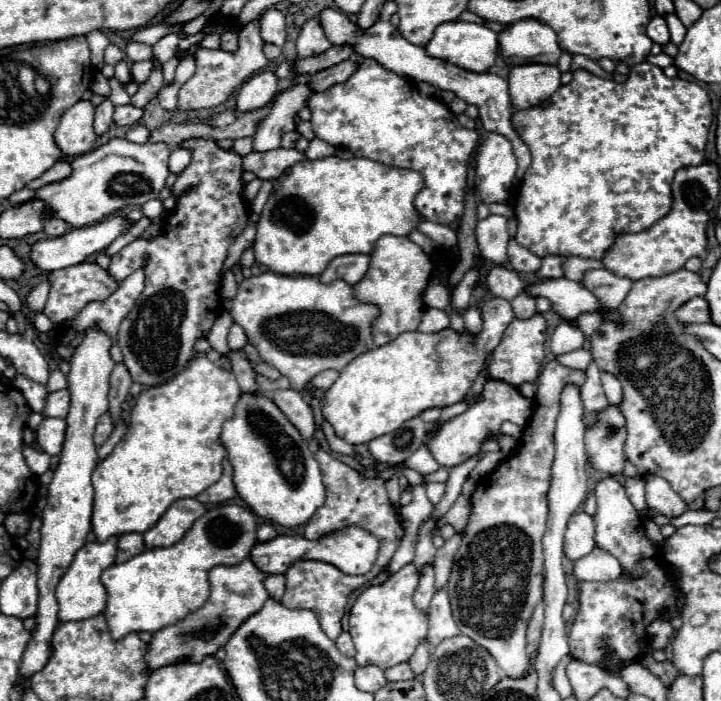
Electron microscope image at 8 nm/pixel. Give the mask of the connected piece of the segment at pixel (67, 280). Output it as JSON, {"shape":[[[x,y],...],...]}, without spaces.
{"shape":[[[79,263],[79,265],[67,267],[67,269],[53,271],[49,275],[49,281],[51,281],[51,291],[49,291],[49,299],[47,299],[43,313],[49,319],[53,319],[55,323],[73,319],[87,303],[103,301],[117,289],[117,281],[107,271],[103,271],[97,263]]]}

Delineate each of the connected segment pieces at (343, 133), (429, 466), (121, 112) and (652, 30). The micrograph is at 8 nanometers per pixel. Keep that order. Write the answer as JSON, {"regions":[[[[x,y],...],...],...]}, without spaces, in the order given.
{"regions":[[[[361,57],[357,59],[355,73],[347,81],[331,85],[321,93],[313,93],[307,105],[311,109],[311,127],[319,139],[351,149],[355,157],[373,159],[389,167],[419,171],[425,177],[425,187],[415,197],[415,207],[427,221],[451,225],[461,219],[467,191],[467,167],[471,153],[477,147],[479,135],[477,131],[461,127],[457,115],[443,101],[435,97],[423,97],[413,81],[385,69],[375,59]]],[[[421,445],[409,459],[405,459],[403,463],[399,463],[401,467],[409,467],[409,469],[415,469],[417,473],[421,475],[429,475],[429,473],[435,473],[439,469],[439,463],[433,459],[433,455],[429,453],[427,445]]],[[[121,105],[121,107],[115,107],[113,121],[117,125],[135,125],[141,121],[141,117],[143,117],[143,109],[137,109],[133,105]]],[[[655,15],[651,19],[651,23],[647,25],[647,35],[659,45],[669,43],[669,29],[667,29],[667,23],[665,23],[665,19],[661,15]]]]}

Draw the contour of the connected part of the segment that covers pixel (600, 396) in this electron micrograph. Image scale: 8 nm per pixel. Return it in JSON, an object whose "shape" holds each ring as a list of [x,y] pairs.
{"shape":[[[595,363],[589,365],[587,369],[587,379],[581,385],[581,399],[583,399],[583,407],[585,407],[585,423],[587,427],[591,427],[597,421],[597,413],[609,405],[603,387],[601,387],[601,371],[597,369]]]}

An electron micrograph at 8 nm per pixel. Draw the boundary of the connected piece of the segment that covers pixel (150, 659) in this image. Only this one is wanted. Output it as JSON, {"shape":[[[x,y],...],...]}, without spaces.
{"shape":[[[249,557],[237,565],[213,567],[209,571],[211,595],[205,601],[205,605],[189,613],[175,625],[169,625],[153,633],[151,641],[147,643],[147,653],[145,653],[147,669],[157,671],[161,667],[183,663],[183,661],[201,663],[205,657],[215,655],[221,647],[225,647],[233,631],[237,631],[237,627],[241,627],[241,623],[249,619],[249,615],[255,615],[263,607],[263,603],[269,599],[269,591],[263,585],[265,579],[267,579],[267,573],[259,571]]]}

